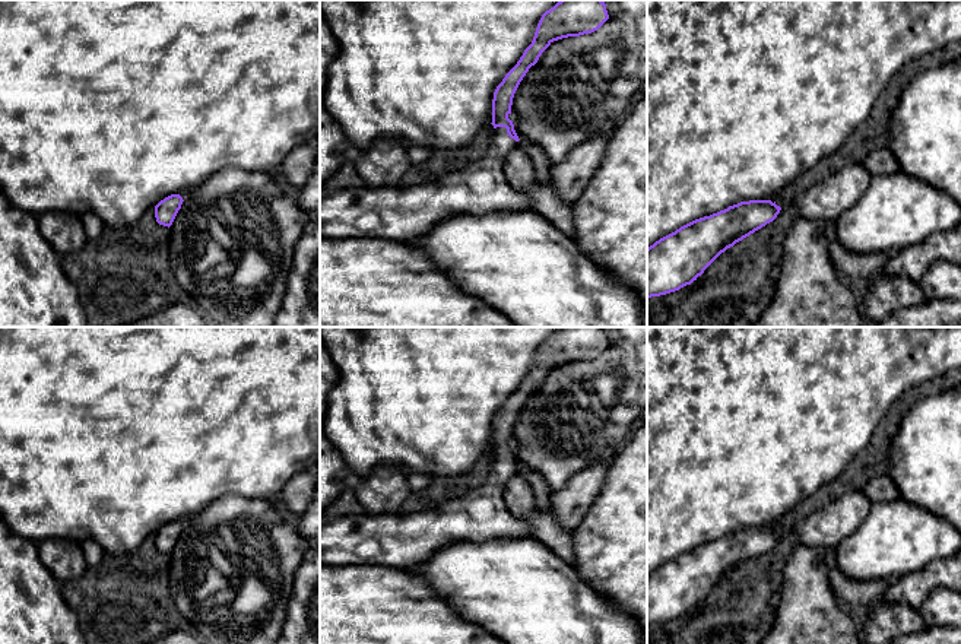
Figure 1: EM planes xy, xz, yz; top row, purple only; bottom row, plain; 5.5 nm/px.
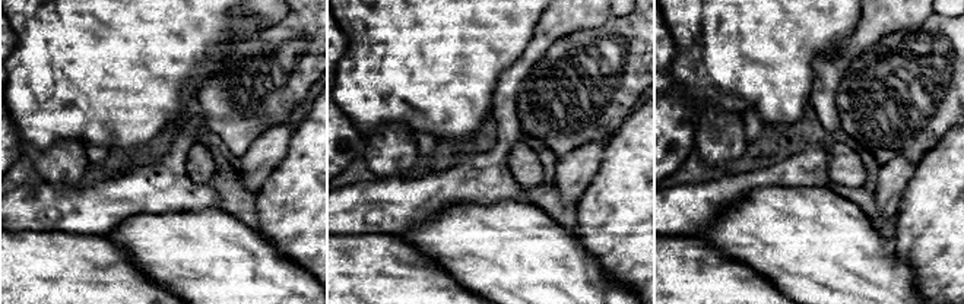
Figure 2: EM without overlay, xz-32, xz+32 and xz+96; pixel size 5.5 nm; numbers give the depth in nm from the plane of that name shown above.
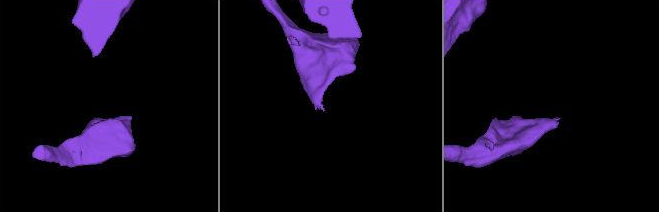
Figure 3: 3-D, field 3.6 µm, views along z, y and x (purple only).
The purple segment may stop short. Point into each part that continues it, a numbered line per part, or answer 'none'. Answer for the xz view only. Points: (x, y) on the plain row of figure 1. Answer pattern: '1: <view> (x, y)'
1: xz (392, 541)

